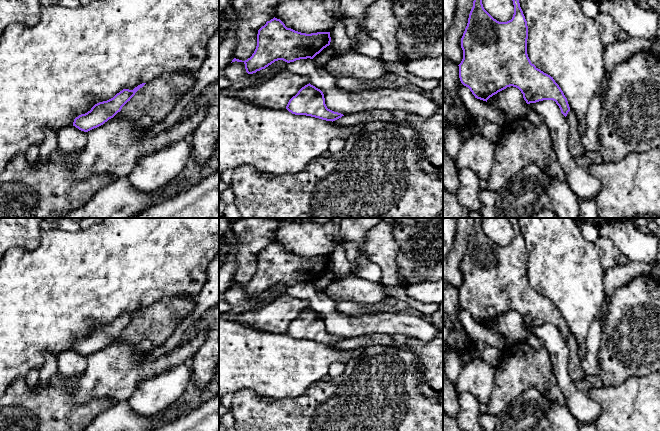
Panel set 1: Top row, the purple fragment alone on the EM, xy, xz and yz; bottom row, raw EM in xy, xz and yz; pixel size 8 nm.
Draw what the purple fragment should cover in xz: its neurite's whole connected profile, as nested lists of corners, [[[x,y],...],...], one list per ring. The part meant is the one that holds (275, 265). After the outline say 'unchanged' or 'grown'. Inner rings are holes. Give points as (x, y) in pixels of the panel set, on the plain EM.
[[[274,241],[258,254],[257,270],[252,280],[245,285],[234,282],[232,286],[243,286],[246,296],[253,298],[278,284],[290,287],[313,283],[330,266],[330,256],[301,257],[287,252]]] | unchanged

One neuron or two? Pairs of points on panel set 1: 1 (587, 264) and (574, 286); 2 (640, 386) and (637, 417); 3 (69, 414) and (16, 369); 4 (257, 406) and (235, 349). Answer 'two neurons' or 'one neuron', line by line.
1: one neuron
2: one neuron
3: two neurons
4: two neurons

